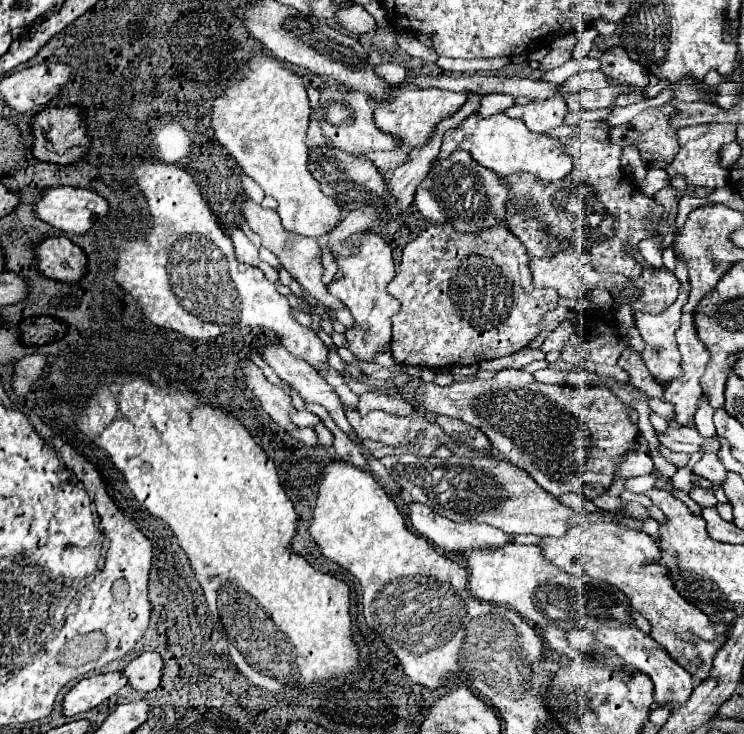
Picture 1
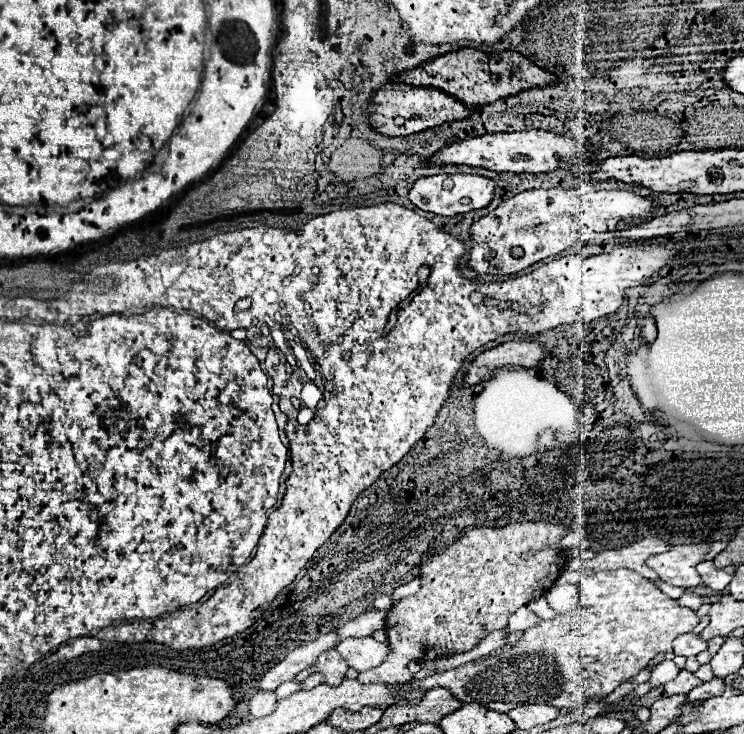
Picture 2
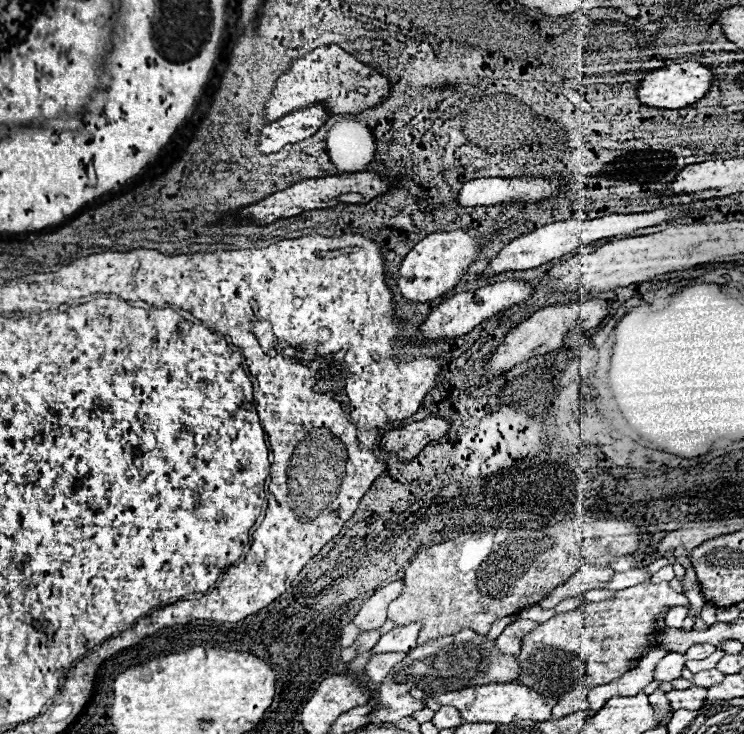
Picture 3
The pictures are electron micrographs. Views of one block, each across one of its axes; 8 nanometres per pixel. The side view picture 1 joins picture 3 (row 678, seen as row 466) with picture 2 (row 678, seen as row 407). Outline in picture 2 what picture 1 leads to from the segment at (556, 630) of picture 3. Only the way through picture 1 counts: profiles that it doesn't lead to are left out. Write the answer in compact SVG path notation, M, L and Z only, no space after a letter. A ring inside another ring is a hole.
M616 570L616 600L606 600L606 608L602 608L602 574L594 574L582 580L580 586L580 604L564 614L558 614L552 620L542 620L542 624L524 632L524 636L514 646L502 646L490 652L484 658L458 666L454 670L432 674L428 678L412 678L406 682L410 690L432 690L446 688L456 700L464 704L480 704L490 710L508 712L512 708L520 708L524 704L546 704L556 708L570 708L570 704L586 702L588 698L600 698L618 688L620 682L636 676L640 670L648 666L648 662L660 652L672 652L672 640L680 634L692 632L692 628L700 622L694 610L678 606L676 600L668 598L660 592L650 580L642 578L630 570Z

